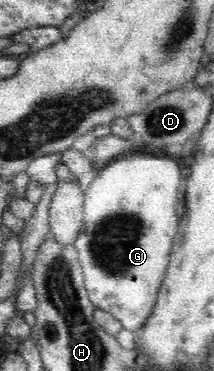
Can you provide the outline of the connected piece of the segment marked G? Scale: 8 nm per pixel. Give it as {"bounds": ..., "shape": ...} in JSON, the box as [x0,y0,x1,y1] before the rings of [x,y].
{"bounds":[74,148,181,330],"shape":[[[139,148],[137,151],[122,155],[117,160],[97,170],[92,183],[84,195],[83,230],[74,242],[74,247],[77,249],[83,269],[84,284],[91,303],[96,308],[115,315],[115,318],[127,330],[137,330],[148,316],[151,316],[155,307],[163,278],[165,278],[165,270],[167,270],[167,262],[169,262],[169,254],[171,254],[171,244],[173,244],[173,238],[175,238],[177,226],[179,226],[179,218],[177,218],[175,208],[177,206],[177,188],[179,188],[181,183],[181,168],[179,168],[177,160],[171,159],[164,154],[159,155],[155,150]]]}

